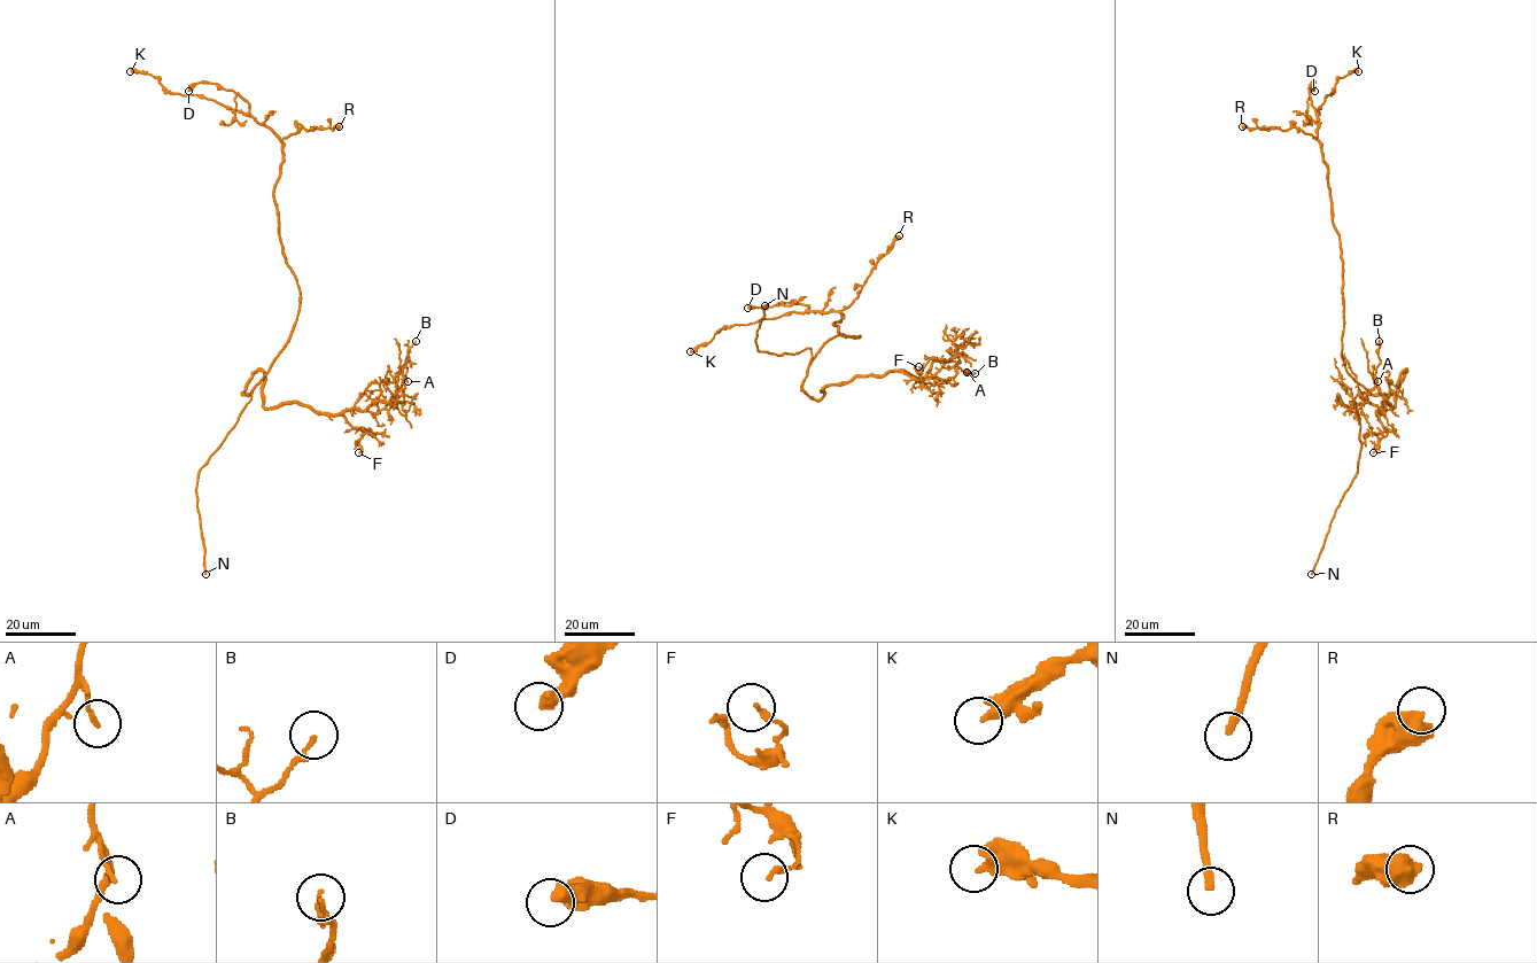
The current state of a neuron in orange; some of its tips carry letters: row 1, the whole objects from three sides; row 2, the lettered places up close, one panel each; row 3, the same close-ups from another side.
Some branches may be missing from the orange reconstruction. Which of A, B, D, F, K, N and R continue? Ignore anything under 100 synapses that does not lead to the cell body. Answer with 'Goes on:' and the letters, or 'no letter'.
Goes on: N

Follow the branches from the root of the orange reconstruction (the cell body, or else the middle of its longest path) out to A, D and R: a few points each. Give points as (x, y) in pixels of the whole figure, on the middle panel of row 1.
A: (848, 335), (810, 362), (808, 395), (820, 400), (856, 377), (922, 377), (933, 362), (967, 372)
D: (848, 335), (860, 336), (839, 333), (833, 323), (841, 318), (838, 311), (812, 311), (791, 303), (747, 308)
R: (848, 335), (860, 336), (841, 334), (833, 323), (841, 318), (841, 311), (856, 296), (871, 268), (899, 235)

